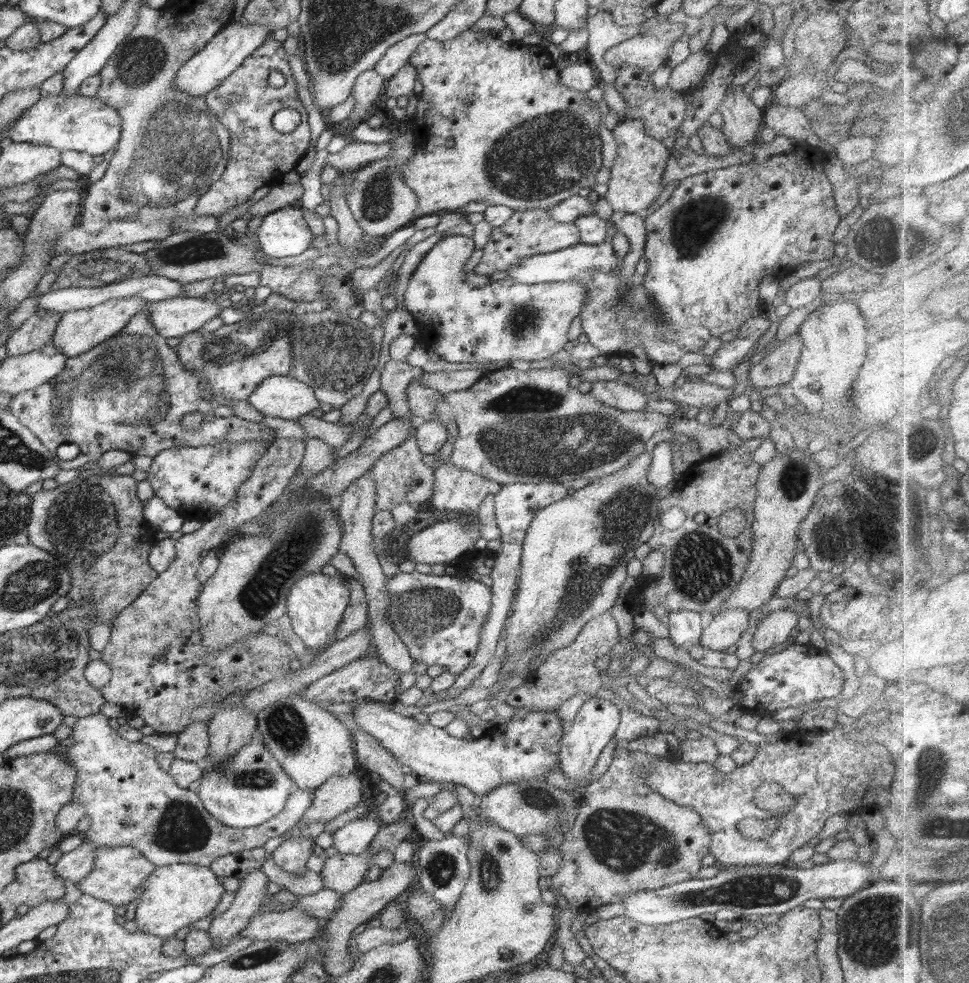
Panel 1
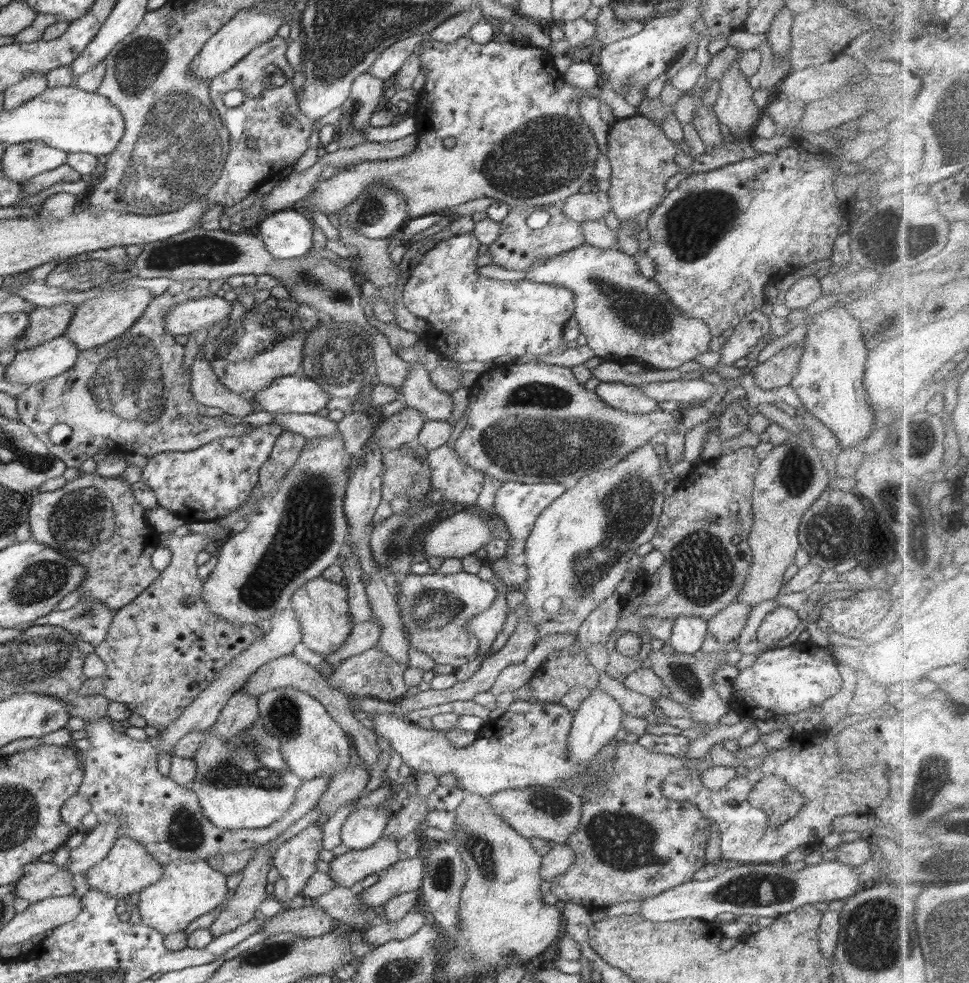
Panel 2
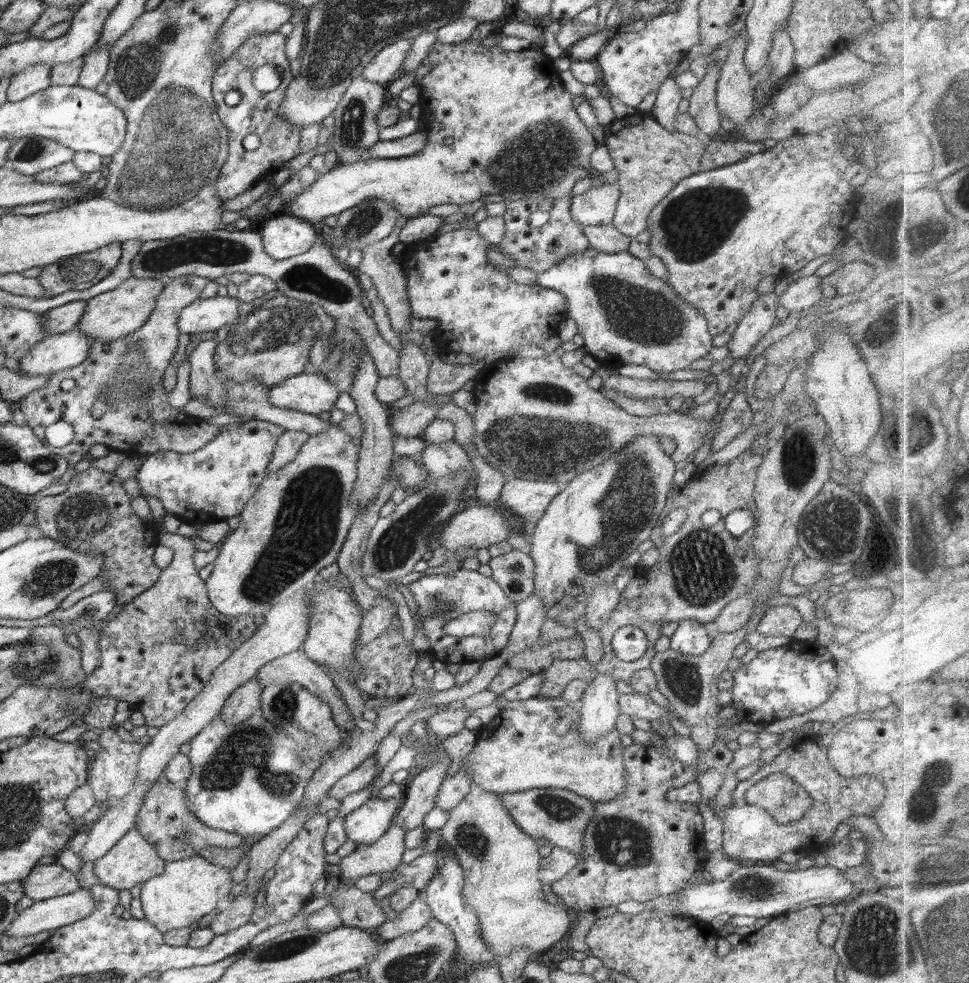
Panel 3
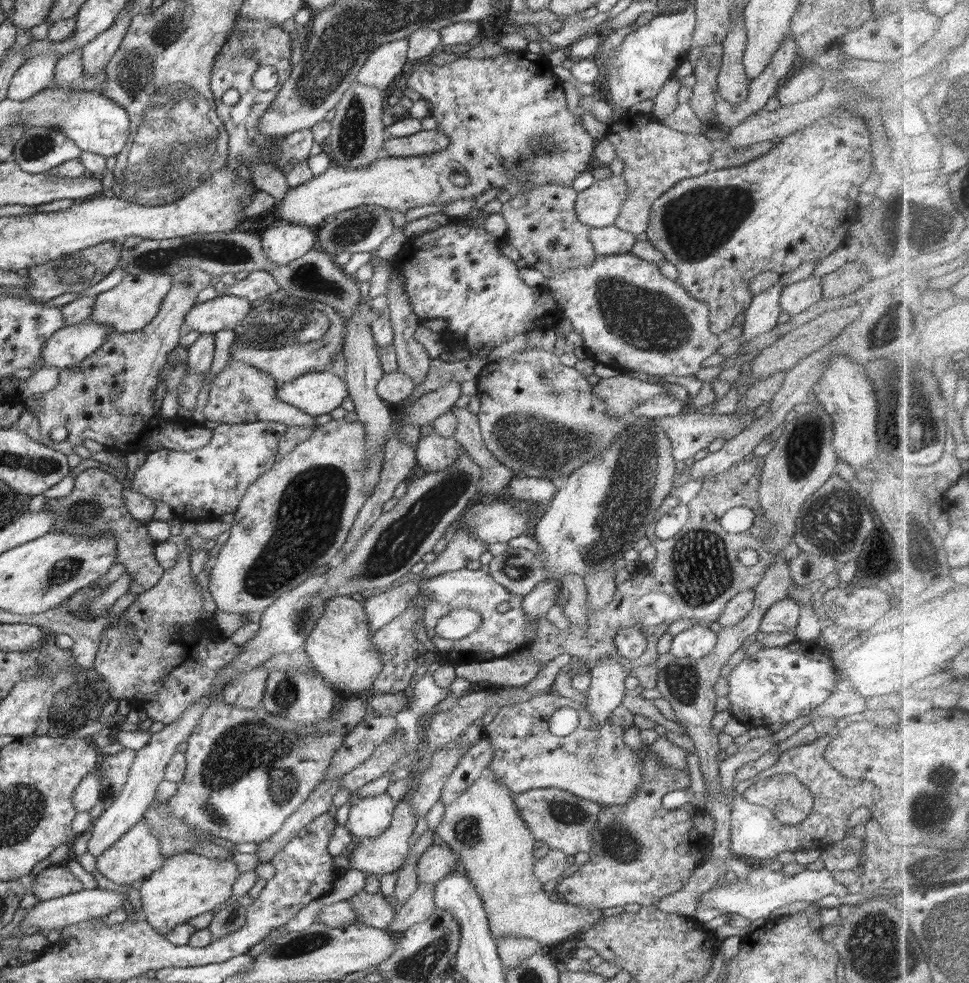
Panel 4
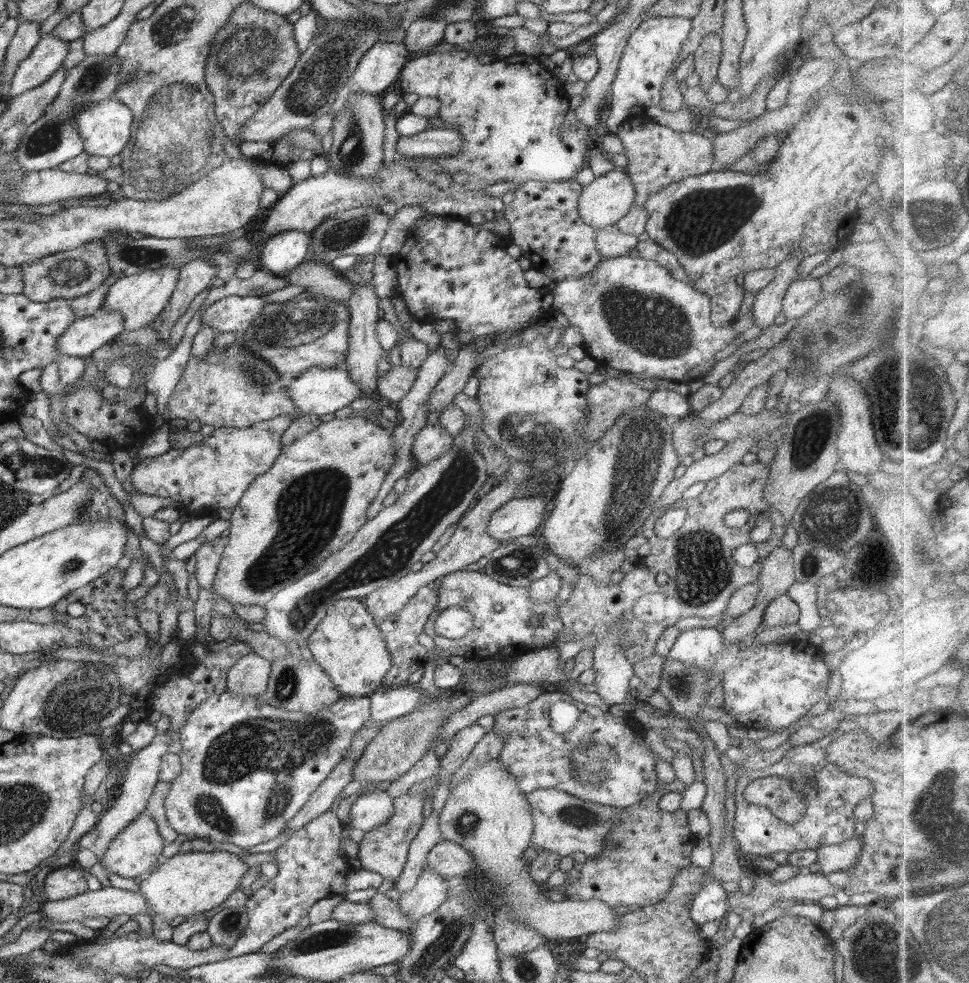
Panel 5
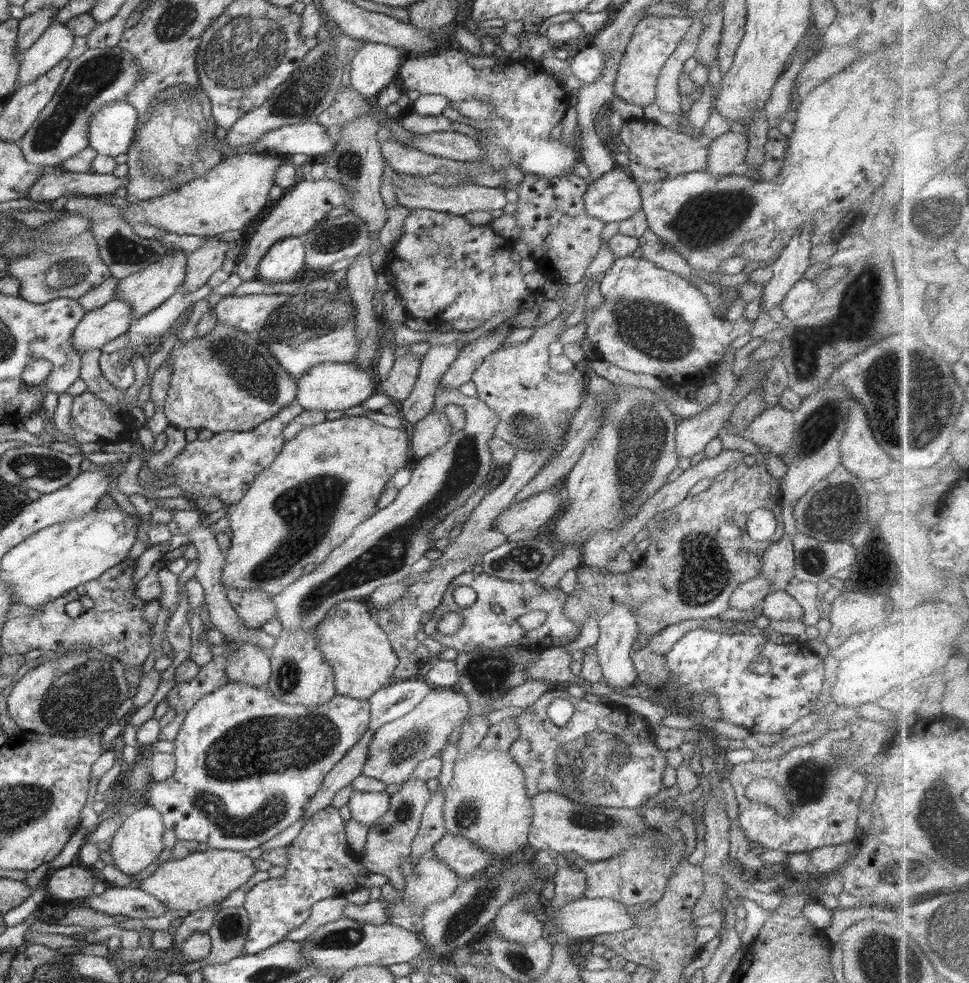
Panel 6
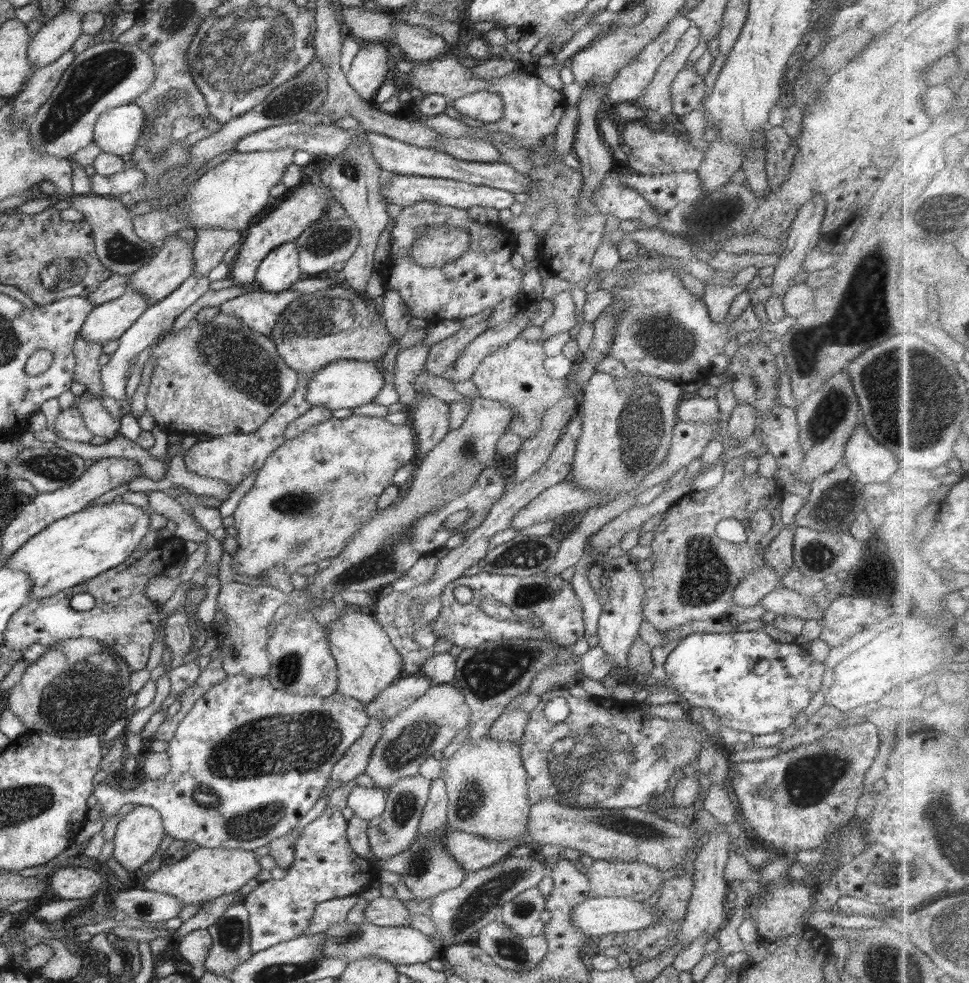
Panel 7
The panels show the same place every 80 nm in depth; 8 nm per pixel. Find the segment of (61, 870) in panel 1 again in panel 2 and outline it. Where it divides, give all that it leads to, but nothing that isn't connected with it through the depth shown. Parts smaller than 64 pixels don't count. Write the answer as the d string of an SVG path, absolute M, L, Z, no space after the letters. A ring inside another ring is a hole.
M113 818L110 822L99 824L93 830L88 831L84 842L77 849L70 851L69 863L63 867L74 875L86 872L102 862L112 848L112 844L118 840L117 830L120 827L120 819Z

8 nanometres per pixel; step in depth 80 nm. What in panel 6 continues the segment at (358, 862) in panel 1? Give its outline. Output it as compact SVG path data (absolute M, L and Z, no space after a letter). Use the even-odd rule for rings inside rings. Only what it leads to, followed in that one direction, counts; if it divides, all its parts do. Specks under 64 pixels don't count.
M413 777L404 781L402 789L394 792L390 797L388 812L370 825L368 841L366 842L366 846L364 846L364 854L360 858L367 872L387 876L389 883L399 893L404 890L406 884L405 876L401 873L401 866L411 854L414 838L418 835L423 819L423 812L429 801L428 795L426 781L414 779Z

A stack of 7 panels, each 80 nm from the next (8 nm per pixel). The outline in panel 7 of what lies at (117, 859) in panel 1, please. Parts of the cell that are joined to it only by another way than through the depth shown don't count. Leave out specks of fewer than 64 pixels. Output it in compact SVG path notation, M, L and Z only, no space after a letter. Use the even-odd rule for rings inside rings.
M137 805L126 815L123 815L117 825L114 851L111 856L132 875L138 868L145 869L146 863L157 853L167 832L164 830L161 814L151 806Z

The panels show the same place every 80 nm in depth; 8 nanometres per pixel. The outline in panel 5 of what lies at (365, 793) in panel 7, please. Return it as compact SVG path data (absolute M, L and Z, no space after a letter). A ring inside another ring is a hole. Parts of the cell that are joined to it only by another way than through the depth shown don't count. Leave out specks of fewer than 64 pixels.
M372 791L366 795L361 795L352 804L349 817L351 826L370 832L377 826L389 822L393 815L393 799L386 791Z

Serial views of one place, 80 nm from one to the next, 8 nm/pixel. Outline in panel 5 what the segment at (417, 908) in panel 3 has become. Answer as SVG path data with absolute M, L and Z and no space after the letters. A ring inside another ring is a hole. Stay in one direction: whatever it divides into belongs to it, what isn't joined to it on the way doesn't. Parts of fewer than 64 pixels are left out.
M424 868L414 888L400 897L403 915L409 920L418 920L432 914L448 898L447 890L453 881Z

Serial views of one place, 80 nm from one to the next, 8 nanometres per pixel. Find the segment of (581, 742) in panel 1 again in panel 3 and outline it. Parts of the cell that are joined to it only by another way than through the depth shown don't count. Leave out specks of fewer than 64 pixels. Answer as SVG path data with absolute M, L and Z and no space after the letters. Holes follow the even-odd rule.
M599 672L578 704L579 732L587 742L602 738L616 726L621 711L619 696L623 685L609 674Z

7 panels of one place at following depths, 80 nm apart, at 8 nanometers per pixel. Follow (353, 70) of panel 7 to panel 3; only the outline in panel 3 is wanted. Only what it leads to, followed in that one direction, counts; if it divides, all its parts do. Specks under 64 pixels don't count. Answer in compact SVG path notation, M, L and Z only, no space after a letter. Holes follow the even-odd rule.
M406 39L385 46L364 67L360 77L374 84L382 84L382 86L392 84L401 76L402 65L412 43L412 39Z

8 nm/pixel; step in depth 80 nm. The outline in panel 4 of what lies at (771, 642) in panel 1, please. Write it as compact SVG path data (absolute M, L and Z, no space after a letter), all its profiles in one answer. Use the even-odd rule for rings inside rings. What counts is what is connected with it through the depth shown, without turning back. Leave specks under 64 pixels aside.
M786 598L775 603L763 616L760 633L776 634L794 631L798 625L800 607Z

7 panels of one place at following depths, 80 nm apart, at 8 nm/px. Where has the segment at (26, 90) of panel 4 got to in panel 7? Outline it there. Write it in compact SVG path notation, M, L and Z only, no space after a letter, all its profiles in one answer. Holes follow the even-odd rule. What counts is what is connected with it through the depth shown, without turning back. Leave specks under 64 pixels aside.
M63 8L56 16L41 24L28 48L28 59L35 66L34 70L52 64L71 50L82 33L83 14Z

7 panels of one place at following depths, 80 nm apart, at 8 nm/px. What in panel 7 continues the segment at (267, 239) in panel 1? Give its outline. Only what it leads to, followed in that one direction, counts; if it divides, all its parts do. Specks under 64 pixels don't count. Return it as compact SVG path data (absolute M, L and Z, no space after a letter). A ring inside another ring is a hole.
M296 241L277 246L258 266L255 282L258 290L279 293L290 287L302 276L299 250Z

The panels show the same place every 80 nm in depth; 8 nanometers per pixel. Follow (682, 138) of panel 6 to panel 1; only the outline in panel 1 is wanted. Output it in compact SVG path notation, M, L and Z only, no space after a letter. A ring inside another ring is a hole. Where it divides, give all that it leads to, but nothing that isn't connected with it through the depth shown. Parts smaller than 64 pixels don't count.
M638 120L622 121L612 131L617 144L617 158L610 168L611 178L604 198L616 212L641 214L658 198L663 186L662 172L665 171L671 150L658 139L646 135L644 125Z

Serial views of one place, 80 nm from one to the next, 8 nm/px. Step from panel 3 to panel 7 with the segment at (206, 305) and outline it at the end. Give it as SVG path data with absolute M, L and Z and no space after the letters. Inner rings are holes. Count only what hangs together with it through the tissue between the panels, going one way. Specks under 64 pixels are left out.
M290 289L279 293L255 290L227 300L219 309L222 314L237 316L254 333L269 336L279 314L300 295Z

